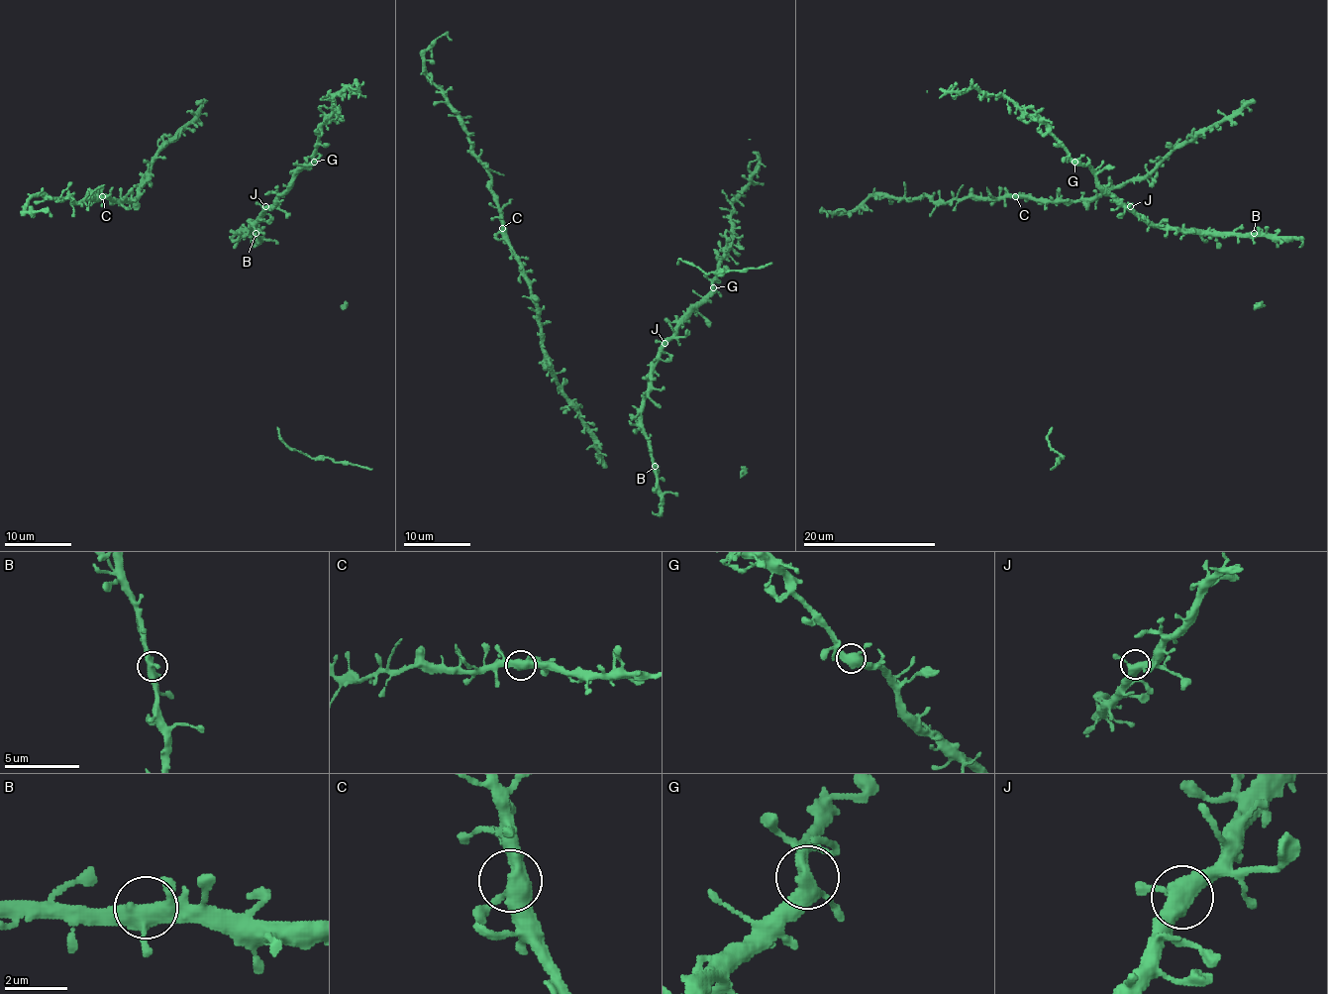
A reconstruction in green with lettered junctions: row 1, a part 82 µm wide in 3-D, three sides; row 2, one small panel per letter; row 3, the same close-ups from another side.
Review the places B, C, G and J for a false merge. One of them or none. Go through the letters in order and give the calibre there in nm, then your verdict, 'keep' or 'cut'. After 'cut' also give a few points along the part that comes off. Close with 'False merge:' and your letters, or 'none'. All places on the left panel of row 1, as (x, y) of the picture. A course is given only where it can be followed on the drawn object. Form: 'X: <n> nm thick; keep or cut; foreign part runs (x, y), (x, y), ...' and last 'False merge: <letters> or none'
B: 420 nm thick; keep
C: 400 nm thick; keep
G: 440 nm thick; keep
J: 440 nm thick; keep
False merge: none

